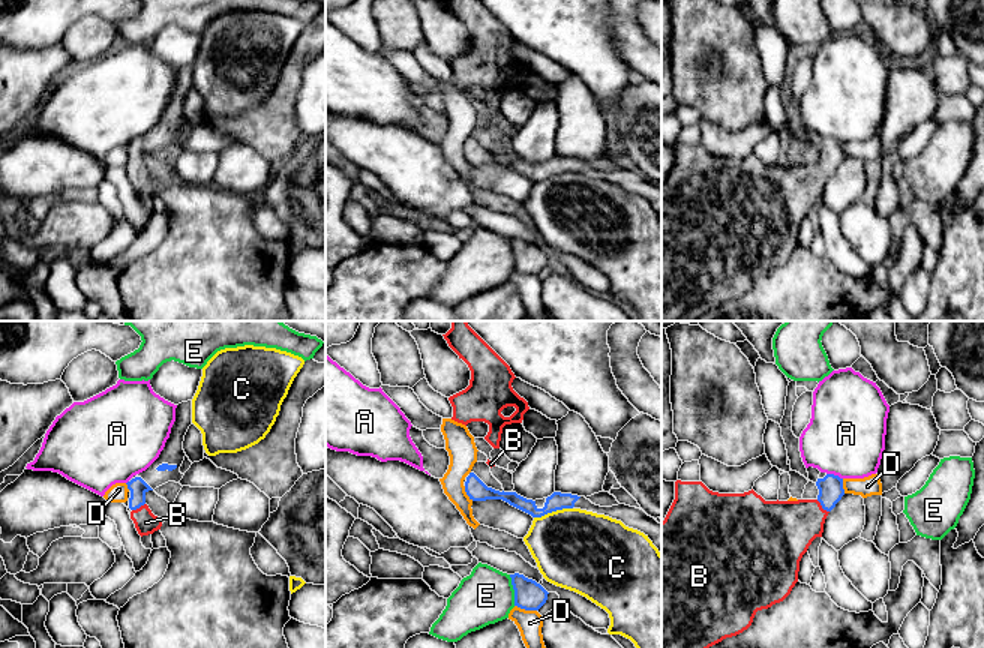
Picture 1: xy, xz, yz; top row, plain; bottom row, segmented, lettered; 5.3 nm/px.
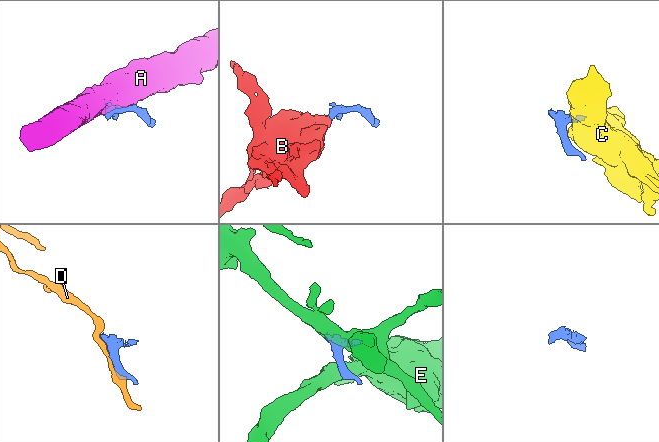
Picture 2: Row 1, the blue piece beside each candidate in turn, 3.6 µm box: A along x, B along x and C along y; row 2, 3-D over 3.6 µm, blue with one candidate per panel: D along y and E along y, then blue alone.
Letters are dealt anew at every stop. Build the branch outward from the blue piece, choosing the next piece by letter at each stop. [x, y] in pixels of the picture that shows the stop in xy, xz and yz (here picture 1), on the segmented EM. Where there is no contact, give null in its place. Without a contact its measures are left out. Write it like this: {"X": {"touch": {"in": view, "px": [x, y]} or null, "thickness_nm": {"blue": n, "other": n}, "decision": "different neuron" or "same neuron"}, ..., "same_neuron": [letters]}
{"A": {"touch": {"in": "yz", "px": [833, 474]}, "thickness_nm": {"blue": 130, "other": 420}, "decision": "different neuron"}, "B": {"touch": {"in": "yz", "px": [822, 507]}, "thickness_nm": {"blue": 130, "other": 320}, "decision": "same neuron"}, "C": {"touch": {"in": "xz", "px": [552, 510]}, "thickness_nm": {"blue": 100, "other": 440}, "decision": "different neuron"}, "D": {"touch": {"in": "xz", "px": [525, 609]}, "thickness_nm": {"blue": 160, "other": 140}, "decision": "different neuron"}, "E": {"touch": {"in": "xz", "px": [513, 588]}, "thickness_nm": {"blue": 160, "other": 300}, "decision": "different neuron"}, "same_neuron": ["B"]}

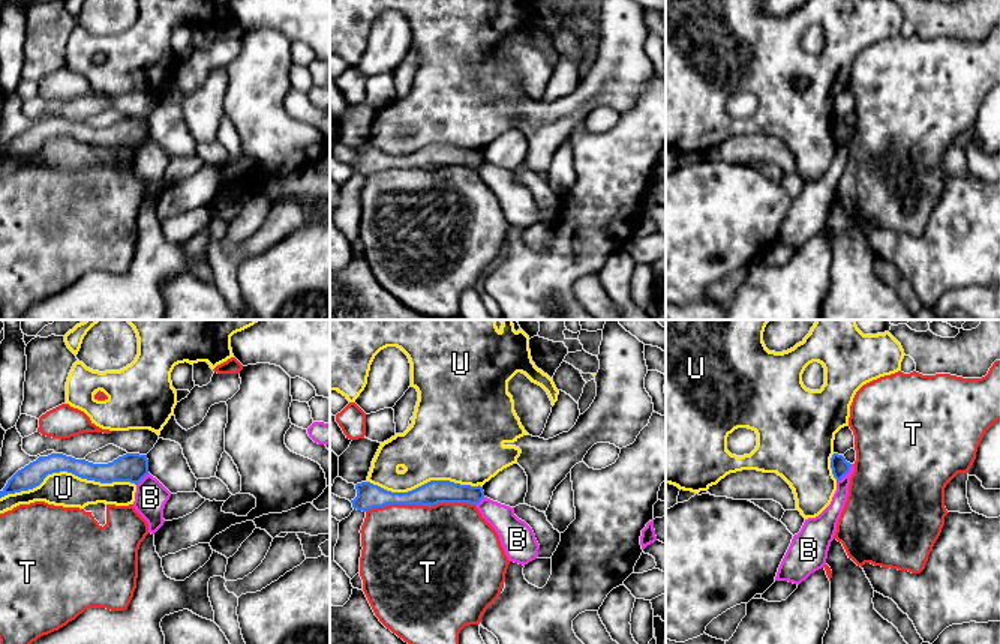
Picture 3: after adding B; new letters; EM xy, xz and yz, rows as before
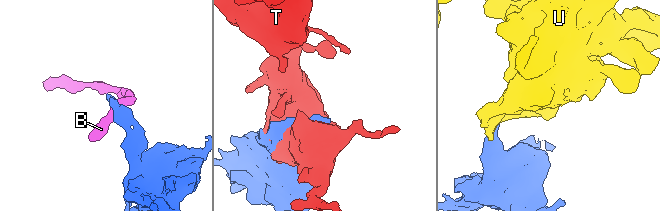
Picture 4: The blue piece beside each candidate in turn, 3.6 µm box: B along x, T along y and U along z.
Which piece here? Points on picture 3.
{"B": {"touch": {"in": "yz", "px": [846, 473]}, "thickness_nm": {"blue": 100, "other": 100}, "decision": "different neuron"}, "T": {"touch": {"in": "xz", "px": [420, 503]}, "thickness_nm": {"blue": 130, "other": 480}, "decision": "different neuron"}, "U": {"touch": {"in": "xy", "px": [68, 472]}, "thickness_nm": {"blue": 120, "other": 180}, "decision": "different neuron"}, "same_neuron": []}

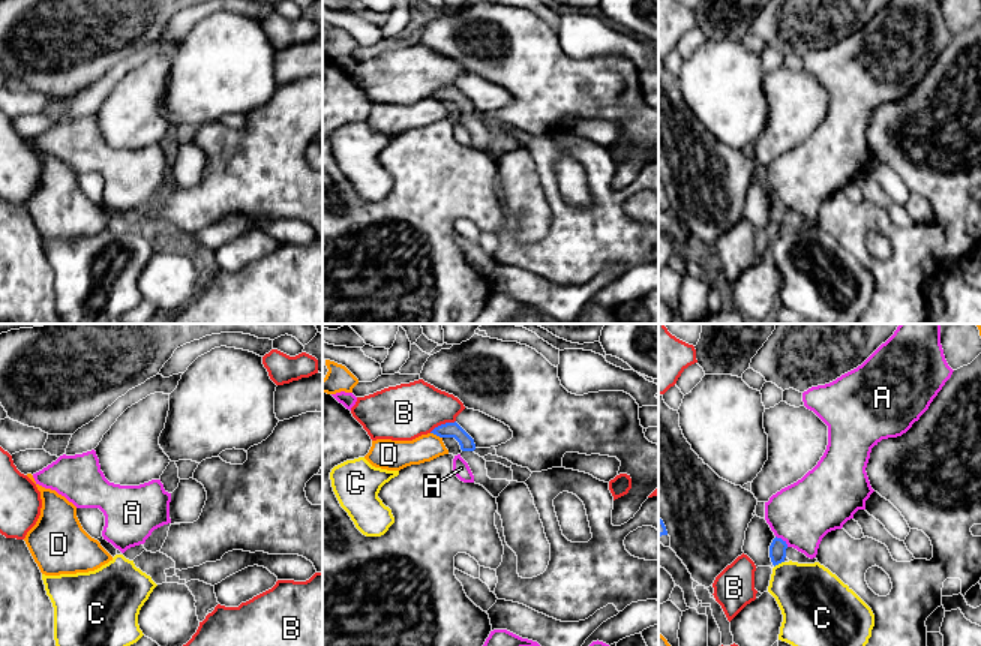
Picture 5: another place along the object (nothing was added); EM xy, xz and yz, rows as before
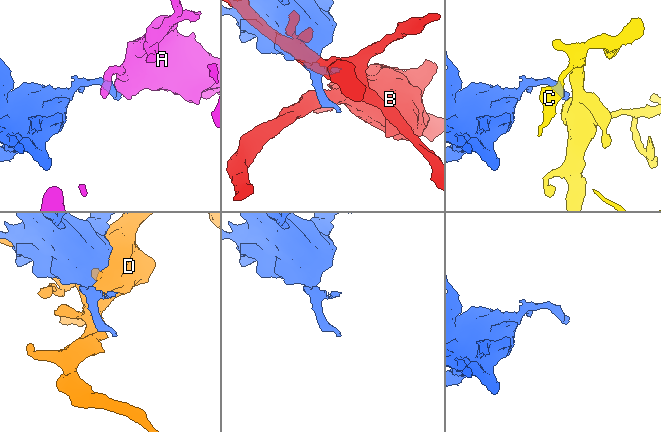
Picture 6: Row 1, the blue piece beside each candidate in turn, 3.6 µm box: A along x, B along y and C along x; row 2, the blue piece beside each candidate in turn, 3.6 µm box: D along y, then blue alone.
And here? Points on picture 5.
{"A": {"touch": {"in": "yz", "px": [782, 540]}, "thickness_nm": {"blue": 100, "other": 340}, "decision": "different neuron"}, "B": {"touch": {"in": "xz", "px": [441, 424]}, "thickness_nm": {"blue": 80, "other": 300}, "decision": "different neuron"}, "C": {"touch": {"in": "yz", "px": [779, 562]}, "thickness_nm": {"blue": 100, "other": 360}, "decision": "different neuron"}, "D": {"touch": {"in": "xz", "px": [437, 435]}, "thickness_nm": {"blue": 80, "other": 160}, "decision": "different neuron"}, "same_neuron": []}

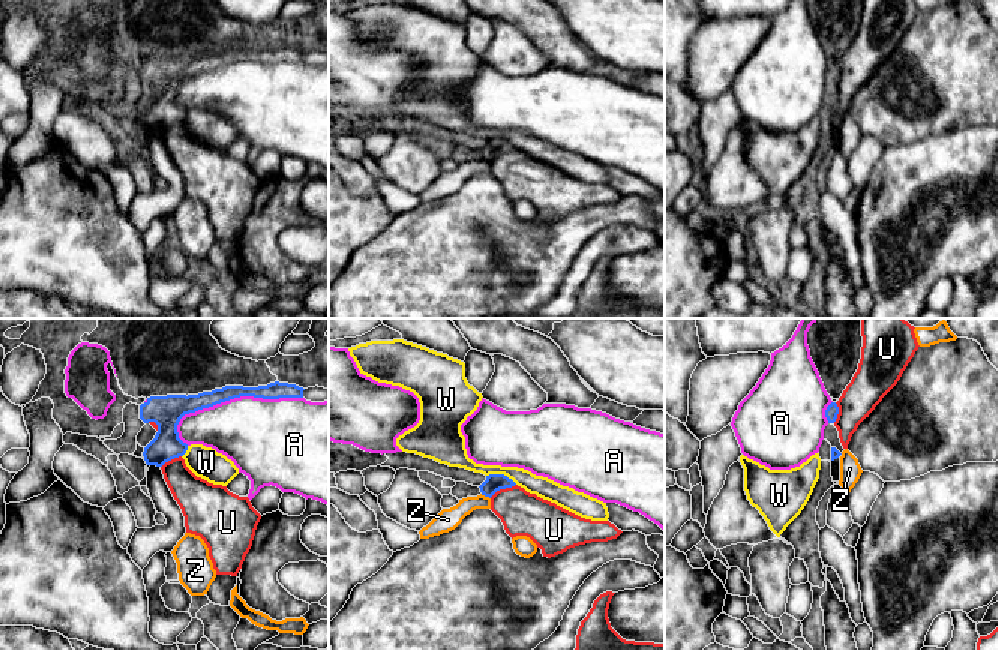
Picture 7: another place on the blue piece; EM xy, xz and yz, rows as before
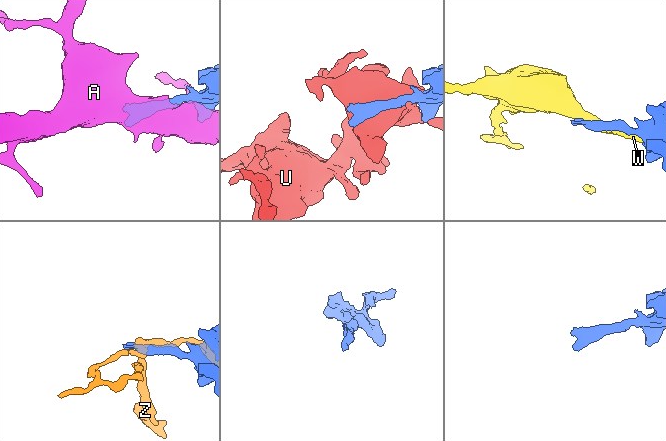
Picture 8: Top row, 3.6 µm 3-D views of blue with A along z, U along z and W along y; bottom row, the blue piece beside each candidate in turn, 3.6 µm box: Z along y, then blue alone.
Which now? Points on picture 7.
{"A": {"touch": {"in": "xy", "px": [231, 398]}, "thickness_nm": {"blue": 100, "other": 400}, "decision": "different neuron"}, "U": {"touch": {"in": "xz", "px": [502, 488]}, "thickness_nm": {"blue": 100, "other": 240}, "decision": "different neuron"}, "W": {"touch": {"in": "xz", "px": [502, 475]}, "thickness_nm": {"blue": 100, "other": 120}, "decision": "different neuron"}, "Z": {"touch": {"in": "xz", "px": [485, 496]}, "thickness_nm": {"blue": 100, "other": 120}, "decision": "different neuron"}, "same_neuron": []}

